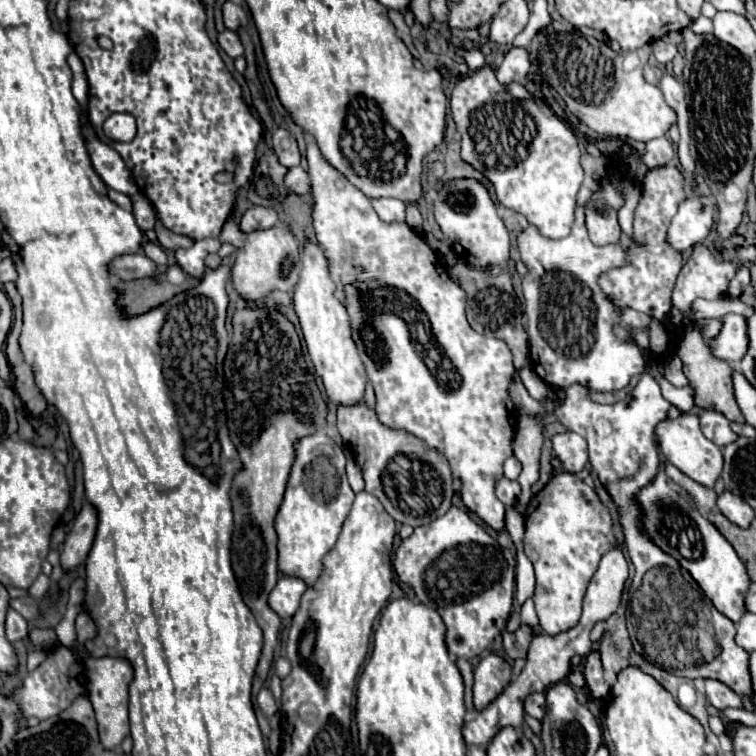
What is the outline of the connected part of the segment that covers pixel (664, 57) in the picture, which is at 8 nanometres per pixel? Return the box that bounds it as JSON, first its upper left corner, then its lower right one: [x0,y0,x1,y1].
[652,39,676,63]

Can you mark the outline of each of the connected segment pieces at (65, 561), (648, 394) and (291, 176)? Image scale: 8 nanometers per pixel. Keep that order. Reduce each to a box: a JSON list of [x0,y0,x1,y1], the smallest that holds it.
[[60,503,98,573],[554,373,670,487],[286,167,310,195]]

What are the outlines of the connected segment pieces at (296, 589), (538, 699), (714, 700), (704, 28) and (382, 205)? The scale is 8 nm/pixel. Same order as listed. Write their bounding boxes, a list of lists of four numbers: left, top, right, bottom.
[[268,575,306,617],[524,693,544,719],[706,679,744,709],[688,17,712,35],[372,197,406,221]]

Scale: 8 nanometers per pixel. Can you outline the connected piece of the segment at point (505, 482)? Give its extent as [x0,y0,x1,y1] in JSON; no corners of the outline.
[496,477,520,507]

